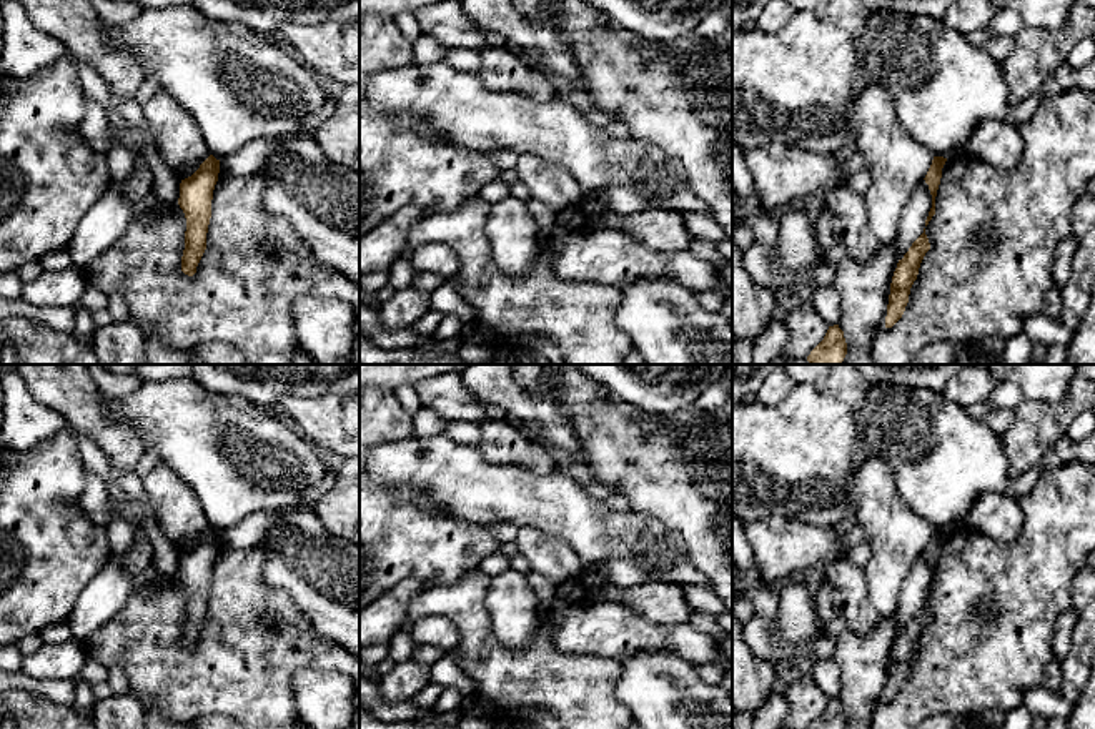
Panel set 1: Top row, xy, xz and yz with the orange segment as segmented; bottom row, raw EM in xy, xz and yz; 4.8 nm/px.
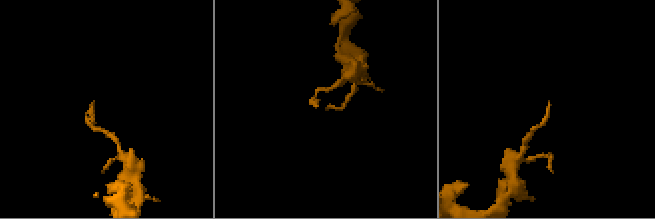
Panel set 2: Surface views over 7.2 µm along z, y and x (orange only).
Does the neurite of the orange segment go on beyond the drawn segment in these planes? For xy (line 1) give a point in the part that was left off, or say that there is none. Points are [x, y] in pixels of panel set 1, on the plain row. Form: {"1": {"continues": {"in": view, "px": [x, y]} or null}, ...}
{"1": {"continues": null}}

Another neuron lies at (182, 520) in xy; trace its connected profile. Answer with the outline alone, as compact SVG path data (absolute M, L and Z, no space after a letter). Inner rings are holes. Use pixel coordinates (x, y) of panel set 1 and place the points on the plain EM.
M166 464L143 476L143 489L156 506L158 526L180 553L191 549L210 529L193 489Z

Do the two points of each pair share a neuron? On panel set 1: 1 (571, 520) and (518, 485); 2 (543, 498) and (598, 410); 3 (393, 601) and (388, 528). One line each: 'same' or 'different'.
1: same
2: different
3: different

